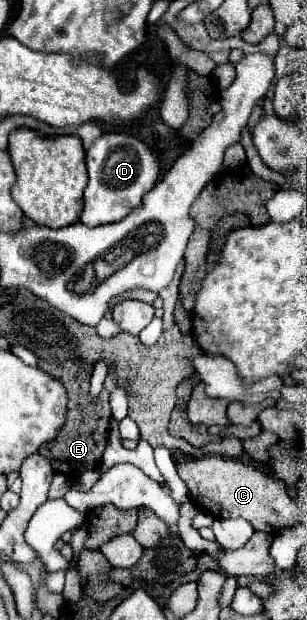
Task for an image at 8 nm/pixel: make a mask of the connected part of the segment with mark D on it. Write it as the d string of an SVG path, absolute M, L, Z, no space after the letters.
M105 133L87 151L89 183L83 193L79 221L87 227L117 223L143 205L143 195L153 189L159 177L159 159L139 139L125 133Z

